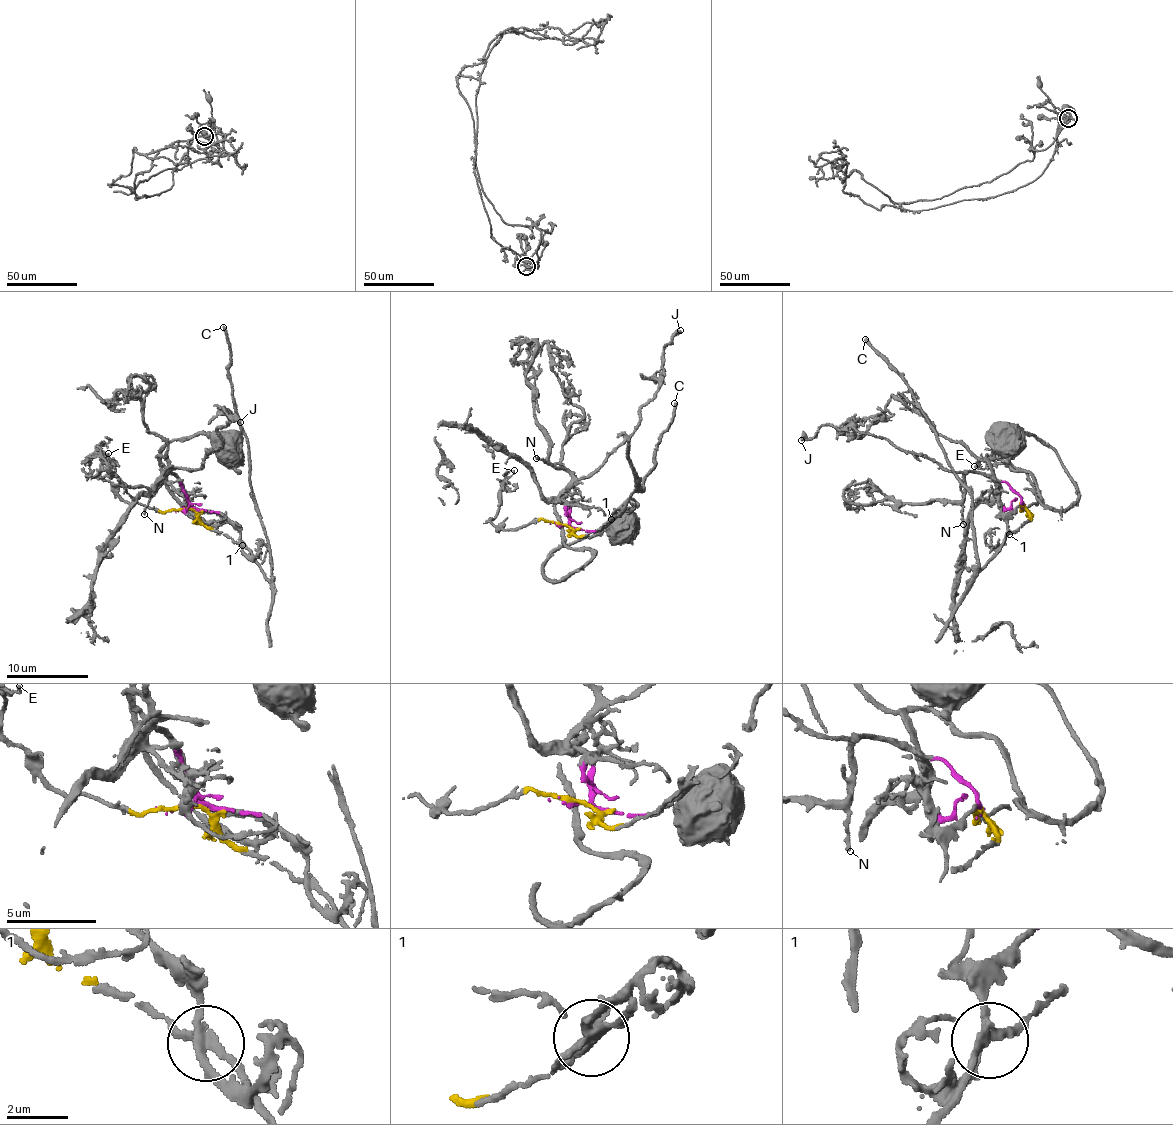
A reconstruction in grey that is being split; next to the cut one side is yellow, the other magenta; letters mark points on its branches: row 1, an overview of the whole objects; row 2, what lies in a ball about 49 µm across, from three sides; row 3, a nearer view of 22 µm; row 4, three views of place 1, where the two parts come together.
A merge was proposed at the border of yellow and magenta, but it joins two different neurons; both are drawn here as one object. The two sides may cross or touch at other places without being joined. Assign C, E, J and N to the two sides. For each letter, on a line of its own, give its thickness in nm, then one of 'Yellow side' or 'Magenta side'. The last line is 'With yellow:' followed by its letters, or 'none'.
C: Thickness 280 nm. Yellow side
E: Thickness 100 nm. Yellow side
J: Thickness 260 nm. Magenta side
N: Thickness 170 nm. Magenta side
With yellow: C, E

